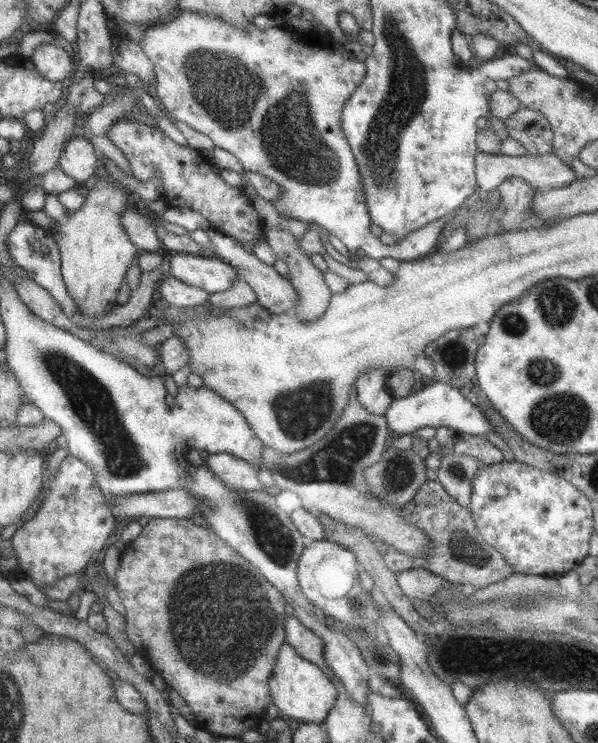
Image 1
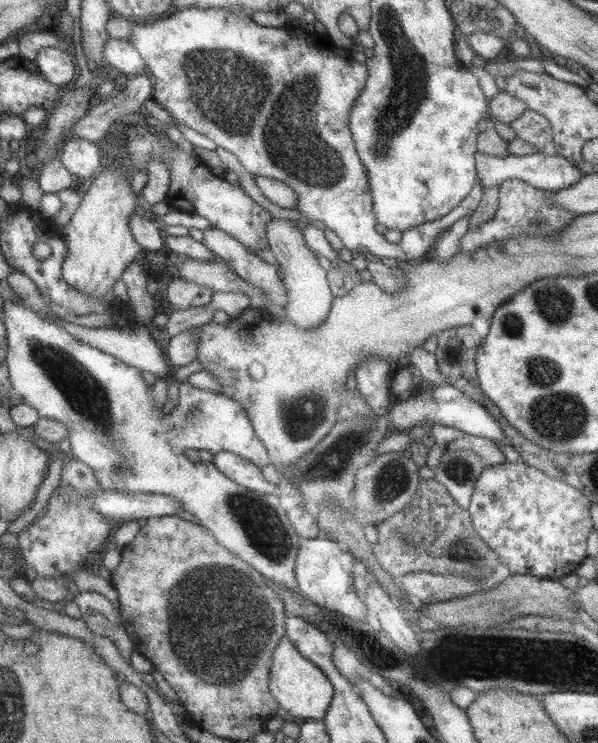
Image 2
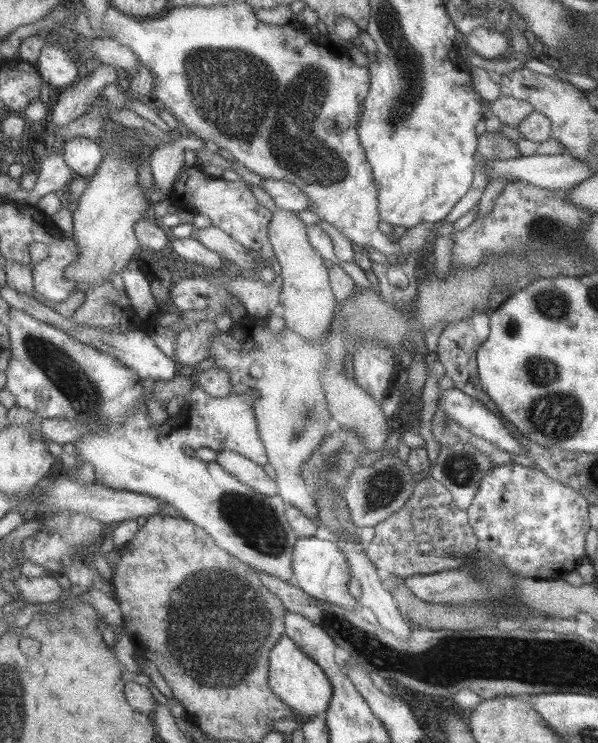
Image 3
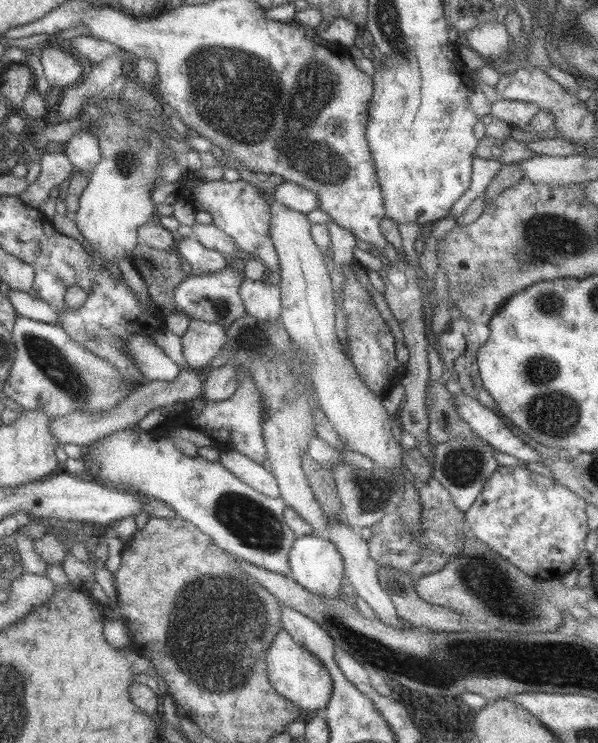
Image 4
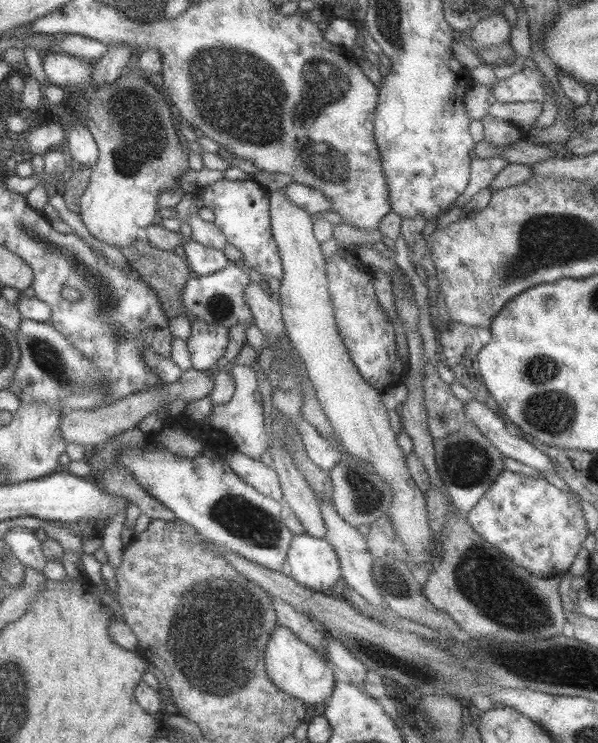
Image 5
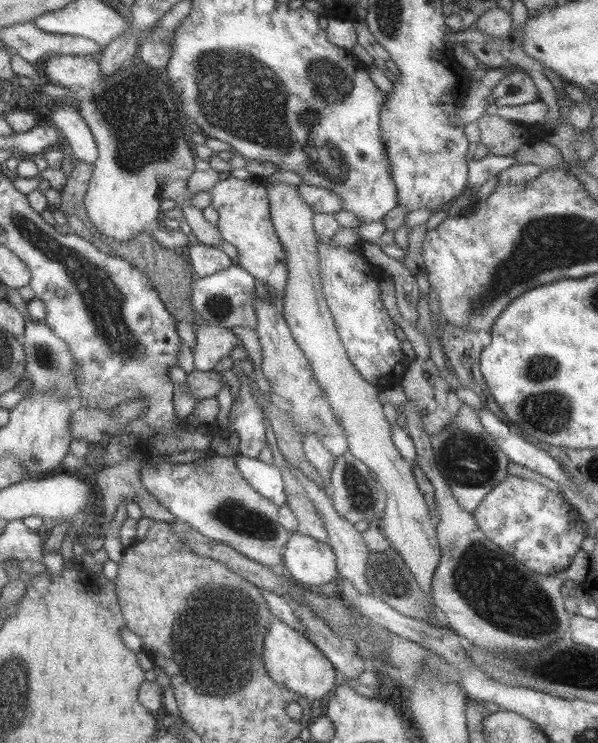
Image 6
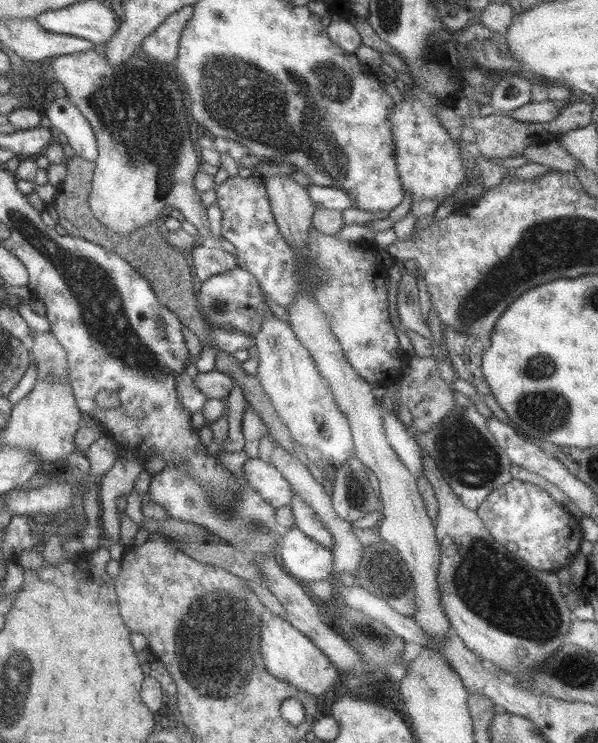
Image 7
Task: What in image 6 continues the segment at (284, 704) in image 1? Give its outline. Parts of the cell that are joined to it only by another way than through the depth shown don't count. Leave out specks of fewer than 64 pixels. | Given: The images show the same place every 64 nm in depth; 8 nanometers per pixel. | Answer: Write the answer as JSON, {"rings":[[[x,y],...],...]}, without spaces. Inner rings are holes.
{"rings":[[[274,619],[269,622],[267,633],[263,637],[263,662],[265,670],[275,684],[284,686],[291,692],[304,696],[309,700],[321,700],[335,686],[335,669],[324,658],[323,653],[313,645],[303,634],[295,632],[289,626]]]}

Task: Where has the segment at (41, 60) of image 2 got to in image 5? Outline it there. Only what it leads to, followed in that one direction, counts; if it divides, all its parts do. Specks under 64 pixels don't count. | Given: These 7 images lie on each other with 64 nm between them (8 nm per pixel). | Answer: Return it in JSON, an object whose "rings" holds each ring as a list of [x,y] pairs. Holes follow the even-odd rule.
{"rings":[[[45,50],[42,54],[48,82],[79,90],[88,102],[87,113],[81,118],[86,120],[86,128],[96,143],[98,158],[79,200],[78,215],[95,240],[119,249],[142,237],[144,228],[151,225],[159,211],[157,195],[179,184],[181,174],[189,170],[188,156],[182,153],[175,118],[169,114],[174,110],[157,79],[149,79],[128,65],[119,78],[94,88],[90,86],[92,66],[91,60],[59,51]]]}

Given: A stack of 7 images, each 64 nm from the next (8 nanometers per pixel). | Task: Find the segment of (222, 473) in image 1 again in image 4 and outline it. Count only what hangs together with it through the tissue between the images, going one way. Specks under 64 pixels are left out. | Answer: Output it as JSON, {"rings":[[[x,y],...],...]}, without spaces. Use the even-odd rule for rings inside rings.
{"rings":[[[221,451],[218,461],[235,478],[250,486],[253,490],[271,498],[279,497],[278,486],[275,478],[259,462],[253,462],[244,454],[235,451]]]}

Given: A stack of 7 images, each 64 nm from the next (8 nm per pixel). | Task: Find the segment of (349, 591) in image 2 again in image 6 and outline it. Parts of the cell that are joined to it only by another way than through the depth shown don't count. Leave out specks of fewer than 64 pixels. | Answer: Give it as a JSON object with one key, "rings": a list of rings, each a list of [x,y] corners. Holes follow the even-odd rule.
{"rings":[[[291,532],[282,559],[283,572],[301,587],[313,589],[338,579],[331,547],[311,536]]]}

